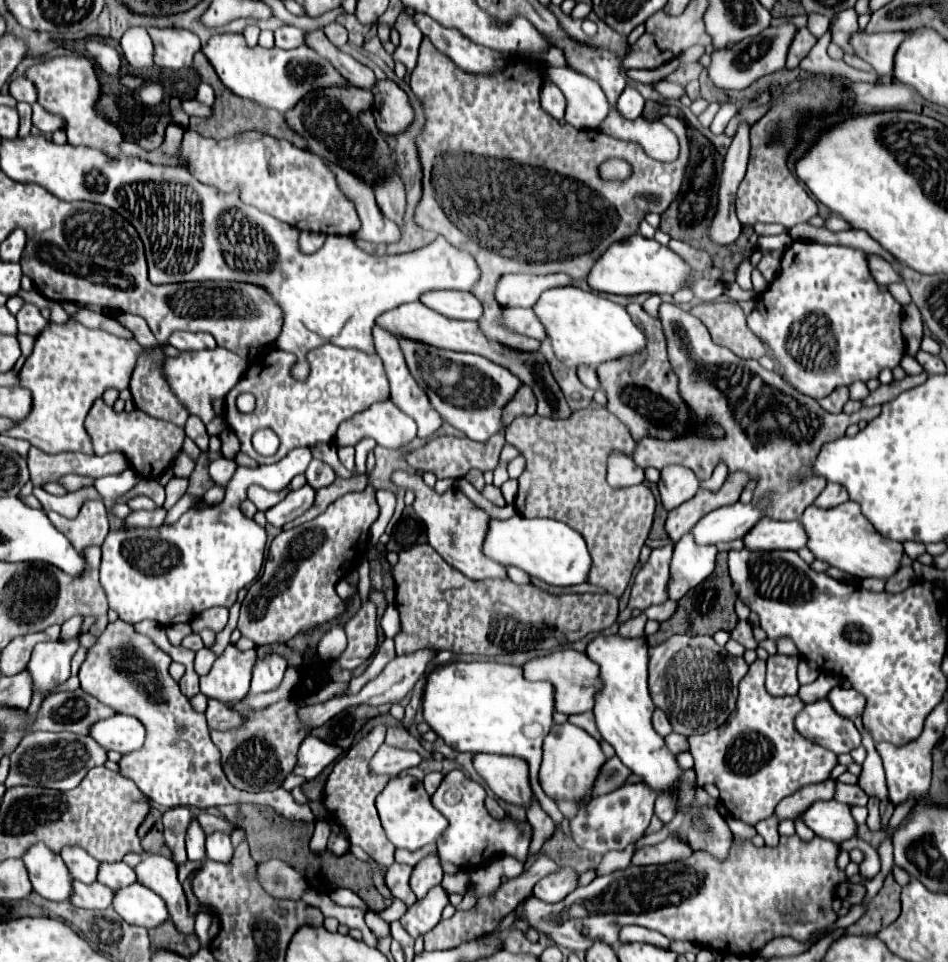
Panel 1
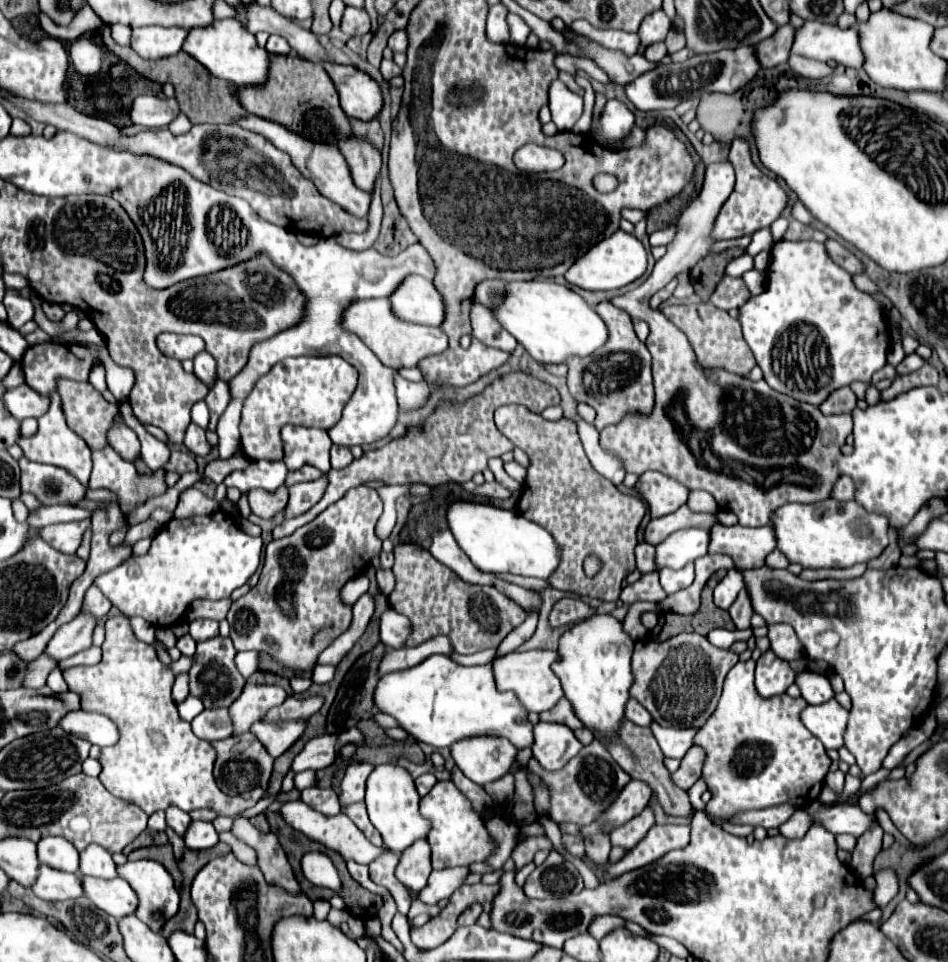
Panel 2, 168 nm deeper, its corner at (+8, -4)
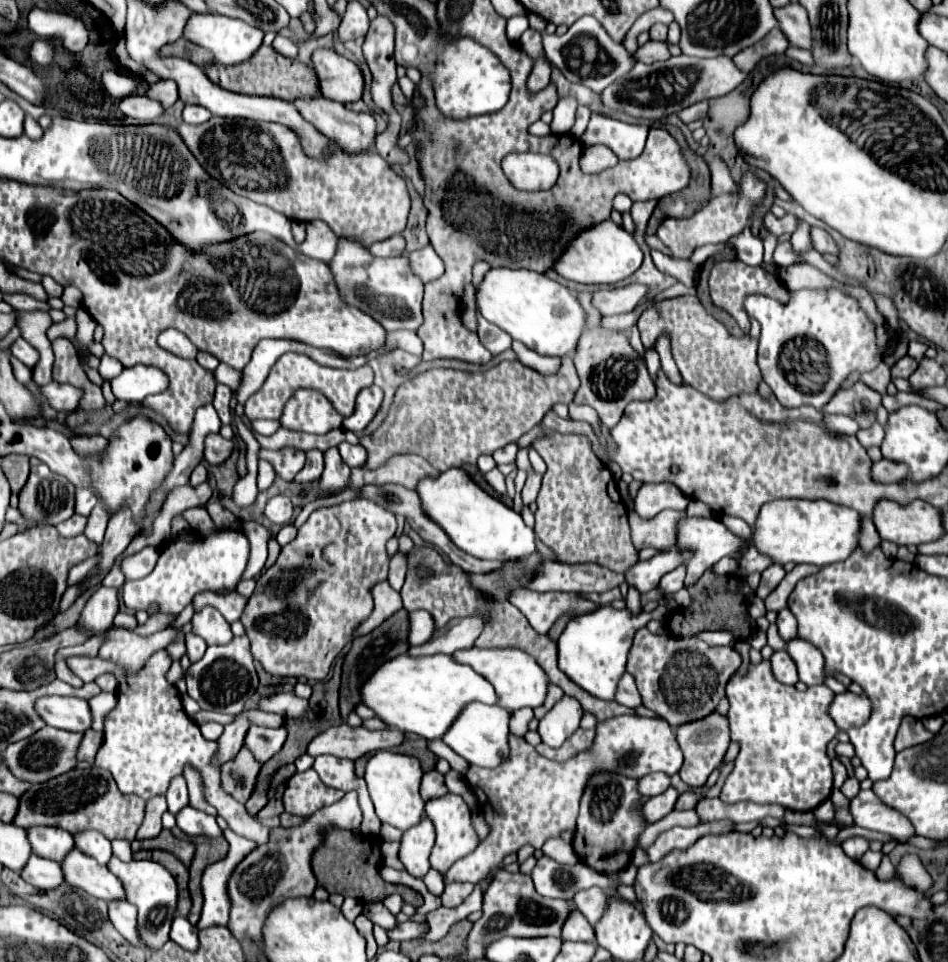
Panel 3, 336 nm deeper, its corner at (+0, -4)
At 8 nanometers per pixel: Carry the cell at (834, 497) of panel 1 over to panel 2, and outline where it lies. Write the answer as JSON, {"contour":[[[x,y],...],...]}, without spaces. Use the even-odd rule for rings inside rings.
{"contour":[[[839,477],[839,481],[833,487],[833,499],[849,501],[849,499],[853,499],[853,493],[855,493],[853,479],[851,477]]]}

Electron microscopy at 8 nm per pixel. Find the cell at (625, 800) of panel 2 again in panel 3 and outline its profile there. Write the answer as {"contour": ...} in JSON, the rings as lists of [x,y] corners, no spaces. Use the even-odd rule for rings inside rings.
{"contour":[[[649,773],[639,779],[639,793],[643,797],[661,795],[669,787],[669,775],[665,773]]]}

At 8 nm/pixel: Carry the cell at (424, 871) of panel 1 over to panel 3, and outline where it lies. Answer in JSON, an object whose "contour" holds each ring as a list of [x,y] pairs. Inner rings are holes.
{"contour":[[[423,817],[421,825],[403,833],[399,859],[405,865],[405,871],[409,875],[417,879],[423,879],[427,875],[427,871],[431,869],[429,855],[431,855],[433,845],[435,845],[435,833],[427,817]]]}

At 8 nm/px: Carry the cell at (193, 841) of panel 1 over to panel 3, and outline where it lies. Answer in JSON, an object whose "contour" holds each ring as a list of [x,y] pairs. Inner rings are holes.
{"contour":[[[175,777],[173,785],[169,785],[167,793],[167,805],[173,815],[177,815],[181,809],[189,805],[189,795],[187,795],[187,783],[183,777]]]}

